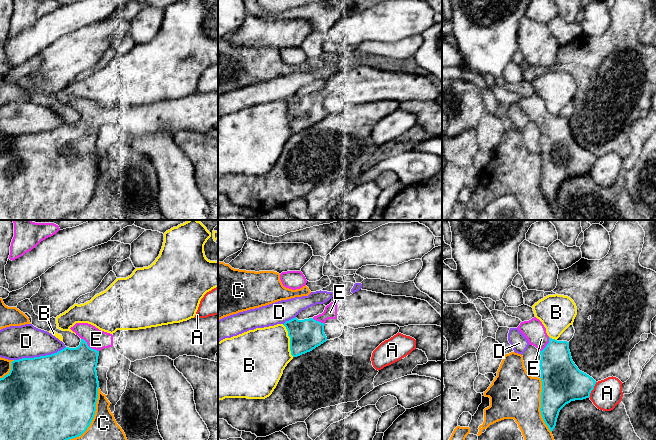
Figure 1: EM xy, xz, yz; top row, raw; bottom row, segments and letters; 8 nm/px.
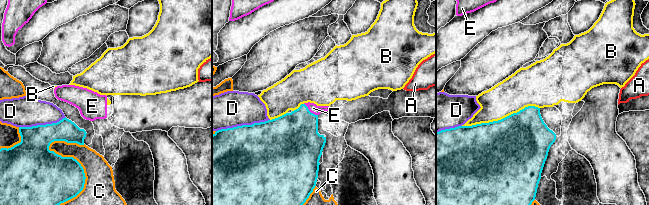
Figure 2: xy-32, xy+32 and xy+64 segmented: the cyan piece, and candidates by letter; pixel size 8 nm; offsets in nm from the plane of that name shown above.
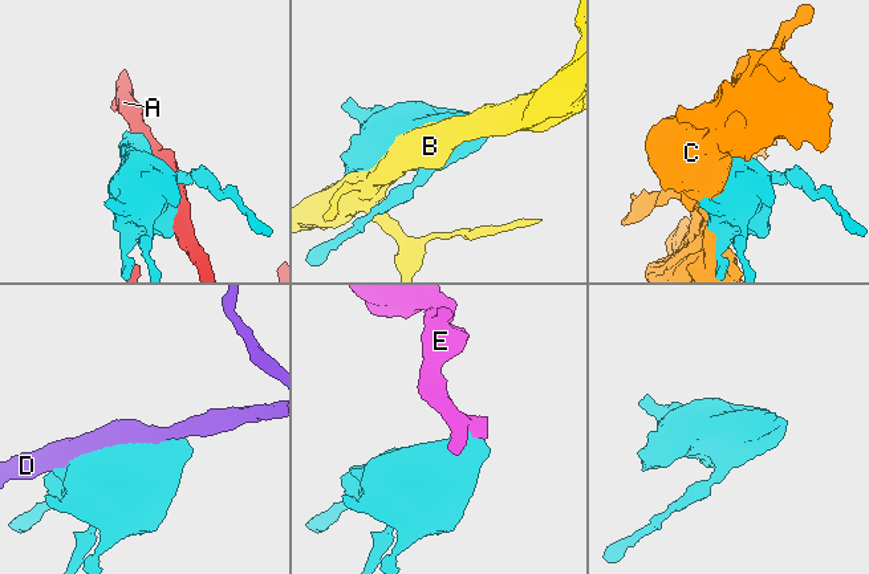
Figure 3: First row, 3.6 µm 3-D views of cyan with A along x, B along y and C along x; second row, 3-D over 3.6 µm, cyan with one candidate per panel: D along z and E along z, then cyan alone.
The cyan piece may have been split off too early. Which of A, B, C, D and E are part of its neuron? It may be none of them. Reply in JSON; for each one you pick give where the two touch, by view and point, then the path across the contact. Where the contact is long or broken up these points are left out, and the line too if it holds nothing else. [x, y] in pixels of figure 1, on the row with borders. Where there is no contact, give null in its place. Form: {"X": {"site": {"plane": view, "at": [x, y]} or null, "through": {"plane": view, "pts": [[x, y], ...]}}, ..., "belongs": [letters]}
{"E": {"site": {"plane": "xy", "at": [88, 346]}, "through": {"plane": "xy", "pts": [[71, 372], [85, 357], [88, 346], [96, 339]]}}, "belongs": ["E"]}

